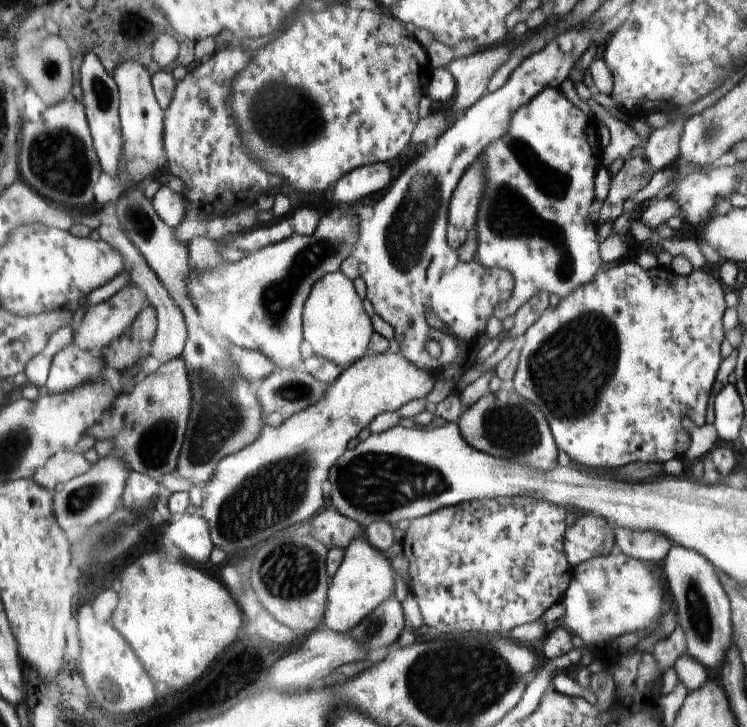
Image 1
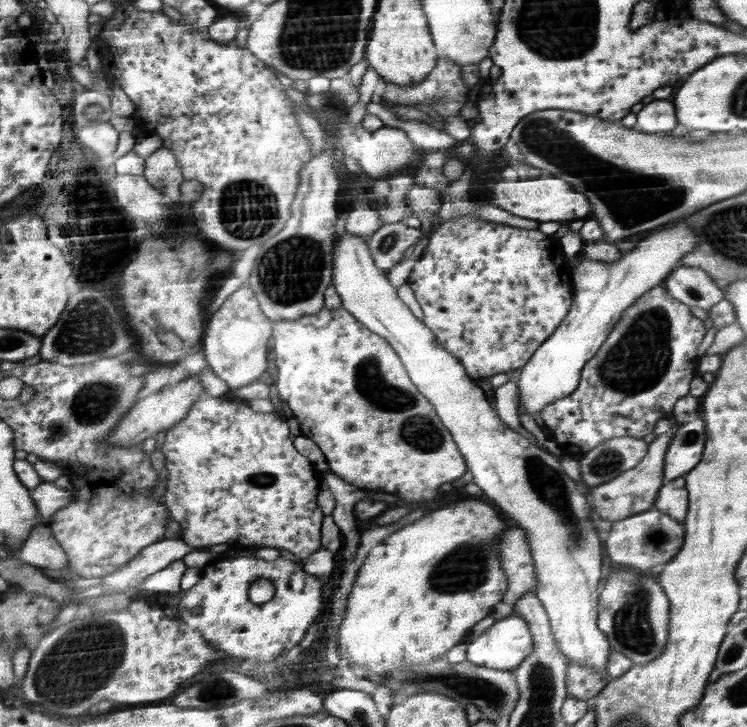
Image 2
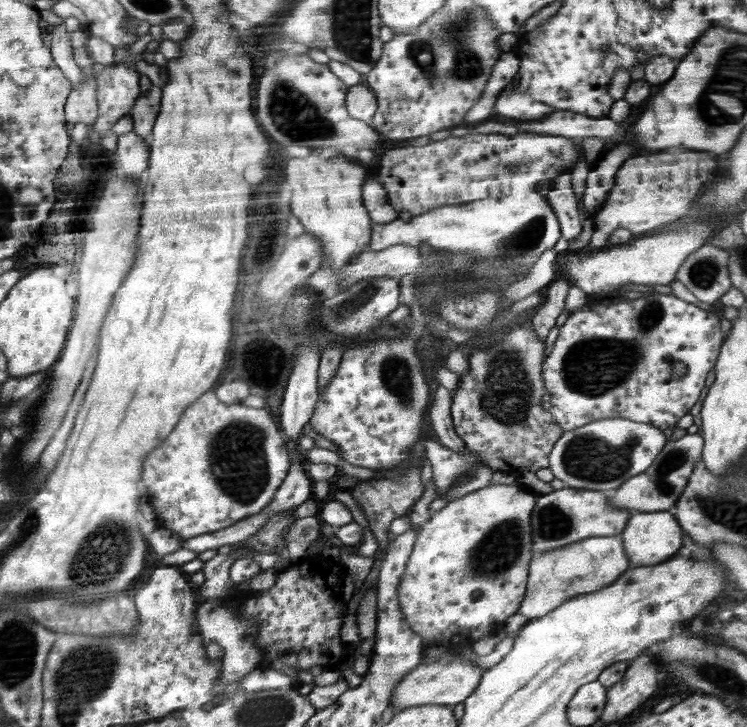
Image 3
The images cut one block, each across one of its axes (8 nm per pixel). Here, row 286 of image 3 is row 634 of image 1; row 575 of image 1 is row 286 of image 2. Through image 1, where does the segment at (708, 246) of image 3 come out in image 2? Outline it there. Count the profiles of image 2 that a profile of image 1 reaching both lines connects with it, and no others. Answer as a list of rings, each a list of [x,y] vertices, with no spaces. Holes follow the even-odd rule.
[[[688,266],[678,267],[678,270],[666,279],[664,287],[670,296],[678,298],[680,302],[706,311],[718,304],[725,294],[716,286],[708,272]]]

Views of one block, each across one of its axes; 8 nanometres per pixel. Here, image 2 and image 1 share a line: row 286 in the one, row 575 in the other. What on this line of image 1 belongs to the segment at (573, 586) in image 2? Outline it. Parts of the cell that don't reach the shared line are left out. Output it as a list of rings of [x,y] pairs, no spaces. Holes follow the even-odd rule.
[[[362,537],[345,548],[344,558],[331,579],[323,626],[337,633],[348,633],[394,594],[394,570],[388,558]]]

